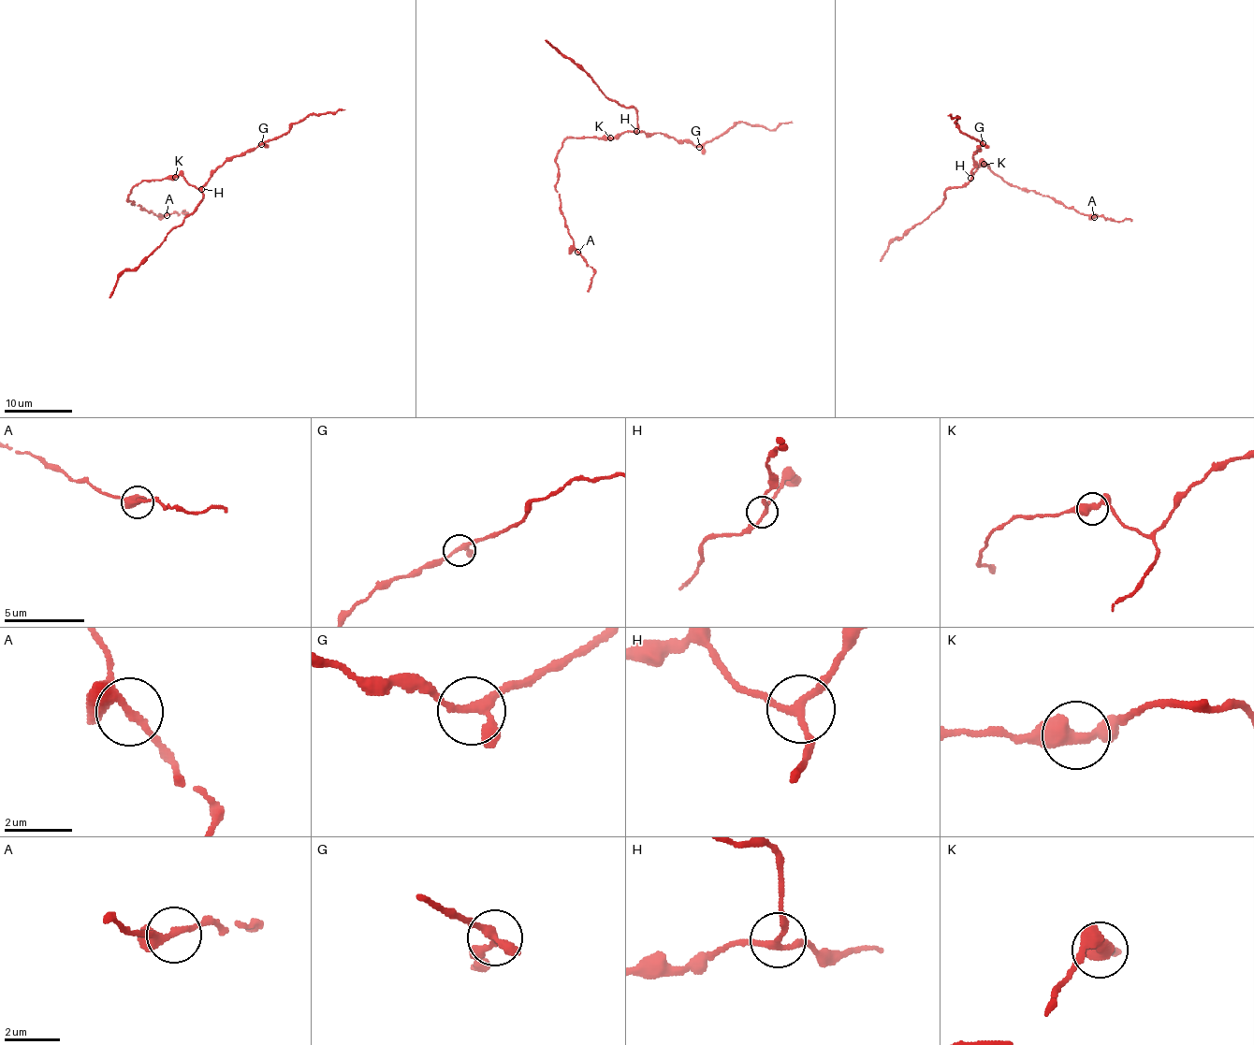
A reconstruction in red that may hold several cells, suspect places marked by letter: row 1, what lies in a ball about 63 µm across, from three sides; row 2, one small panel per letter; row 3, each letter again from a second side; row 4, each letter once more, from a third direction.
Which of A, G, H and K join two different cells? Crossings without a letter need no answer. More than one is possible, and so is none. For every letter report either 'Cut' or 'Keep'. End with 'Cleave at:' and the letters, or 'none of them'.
A: Keep
G: Keep
H: Keep
K: Keep
Cleave at: none of them

